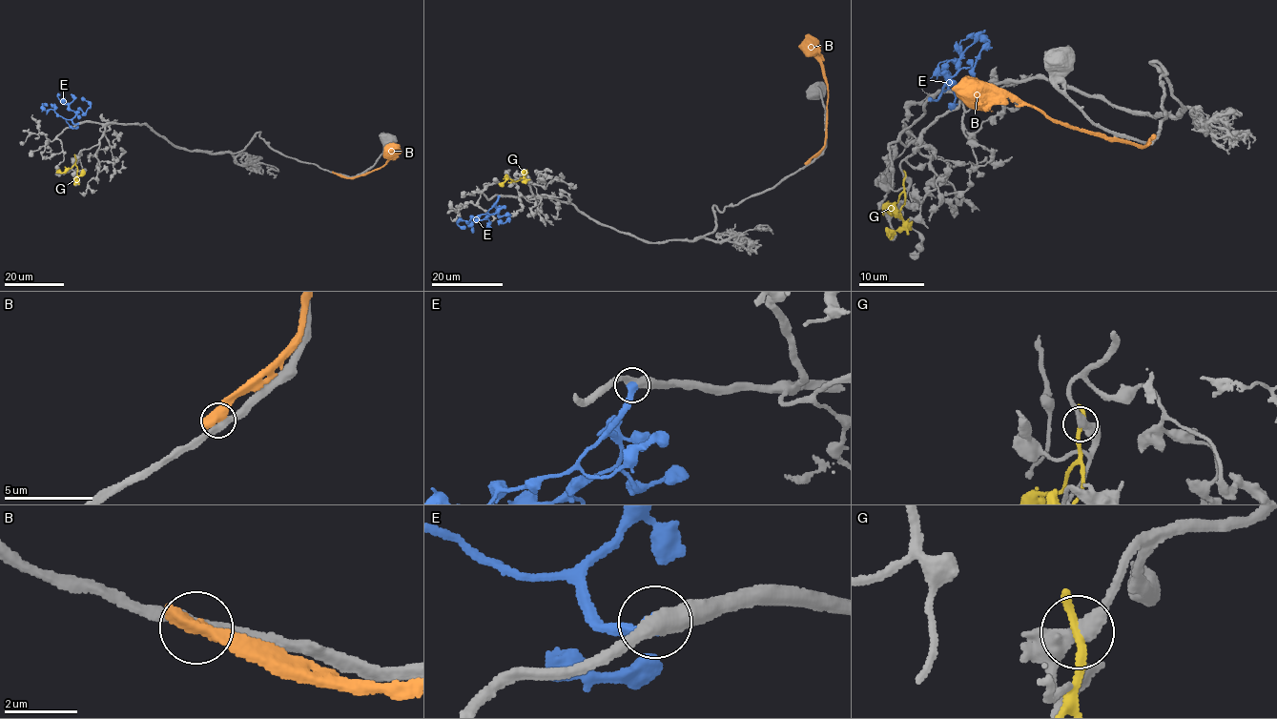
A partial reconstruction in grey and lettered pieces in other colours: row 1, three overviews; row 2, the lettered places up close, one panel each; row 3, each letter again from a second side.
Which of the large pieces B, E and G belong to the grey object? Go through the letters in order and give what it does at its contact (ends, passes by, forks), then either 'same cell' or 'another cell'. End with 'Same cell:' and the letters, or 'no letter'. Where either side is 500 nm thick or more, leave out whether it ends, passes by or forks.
B: another cell
E: it ends; same cell
G: it ends; another cell
Same cell: E

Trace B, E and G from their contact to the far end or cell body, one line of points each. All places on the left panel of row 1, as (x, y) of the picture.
B: (335, 174), (353, 177), (377, 170), (398, 153), (396, 148)
E: (77, 123), (72, 119), (77, 111), (85, 112), (90, 105), (82, 96)
G: (75, 158), (75, 181), (79, 184)

